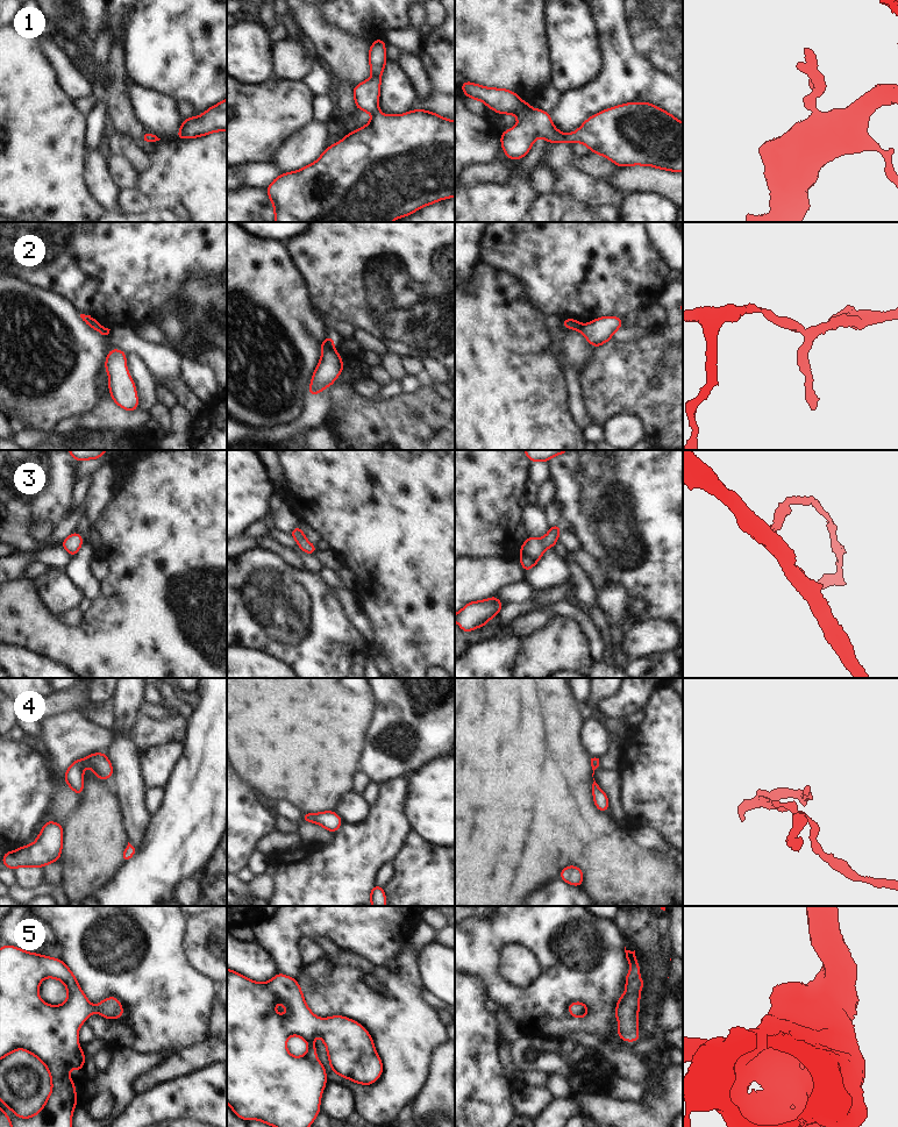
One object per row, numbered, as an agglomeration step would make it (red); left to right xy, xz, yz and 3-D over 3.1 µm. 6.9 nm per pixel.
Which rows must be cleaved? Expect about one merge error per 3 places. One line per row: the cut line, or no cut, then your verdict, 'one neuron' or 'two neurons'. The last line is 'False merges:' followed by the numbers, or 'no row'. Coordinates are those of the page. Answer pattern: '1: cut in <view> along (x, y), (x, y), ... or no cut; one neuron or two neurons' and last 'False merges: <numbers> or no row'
1: no cut; one neuron
2: cut in xz along (332, 347), (322, 352); two neurons
3: no cut; one neuron
4: no cut; one neuron
5: no cut; one neuron
False merges: 2

